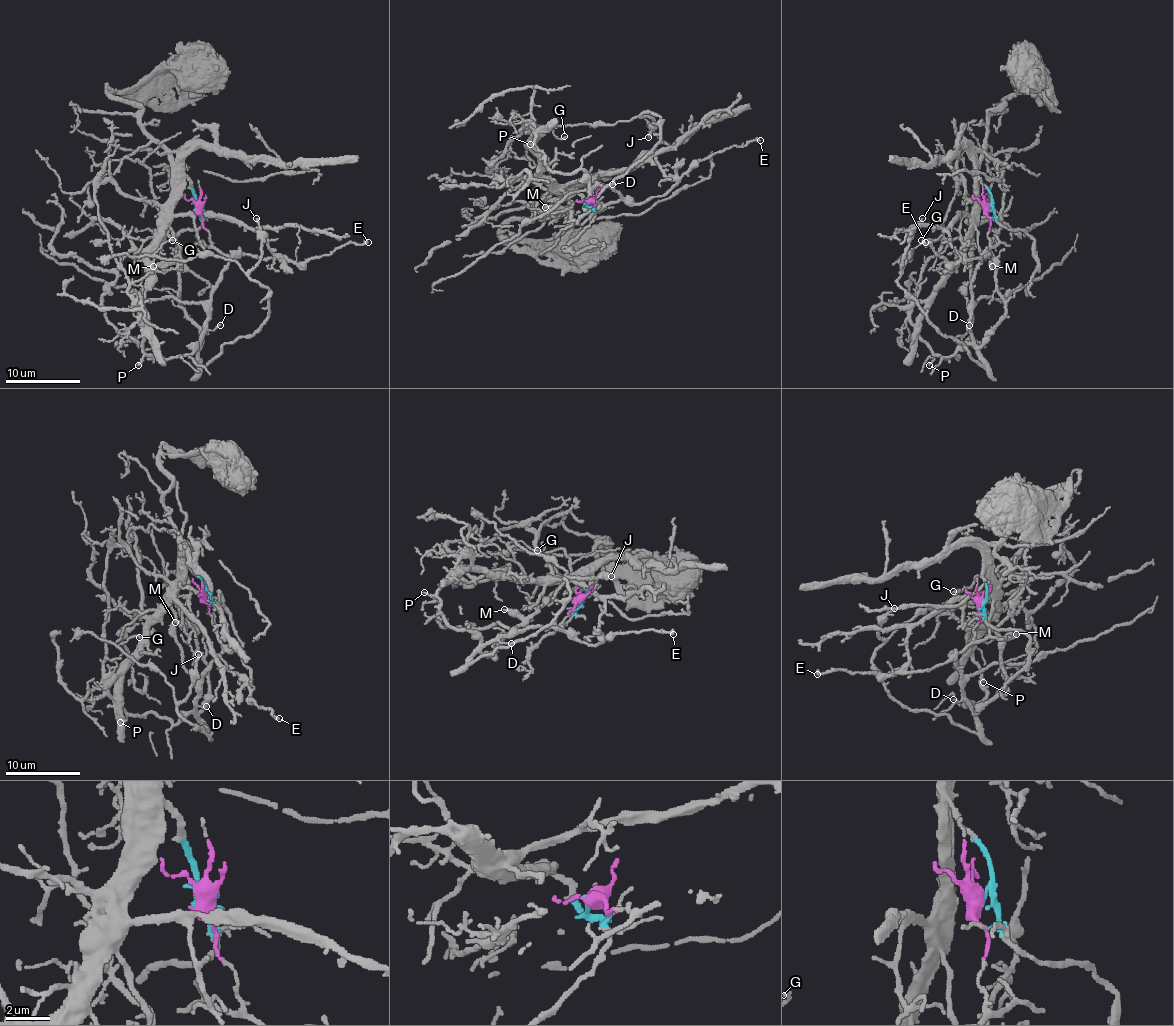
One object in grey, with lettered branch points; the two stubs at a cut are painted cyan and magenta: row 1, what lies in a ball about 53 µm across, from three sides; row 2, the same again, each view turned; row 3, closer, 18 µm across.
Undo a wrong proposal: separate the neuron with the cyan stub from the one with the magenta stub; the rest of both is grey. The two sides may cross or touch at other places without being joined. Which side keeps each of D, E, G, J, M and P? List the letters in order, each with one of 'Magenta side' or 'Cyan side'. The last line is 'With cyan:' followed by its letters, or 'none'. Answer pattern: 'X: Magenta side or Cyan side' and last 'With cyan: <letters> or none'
D: Magenta side
E: Magenta side
G: Magenta side
J: Magenta side
M: Magenta side
P: Magenta side
With cyan: none

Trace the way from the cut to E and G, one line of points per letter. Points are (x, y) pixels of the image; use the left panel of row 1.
E: (195, 209), (216, 248), (229, 256), (252, 254), (263, 259), (304, 263), (329, 256), (340, 246), (368, 242)
G: (195, 209), (229, 259), (203, 364), (267, 319), (269, 289), (220, 256), (160, 259), (173, 241)

